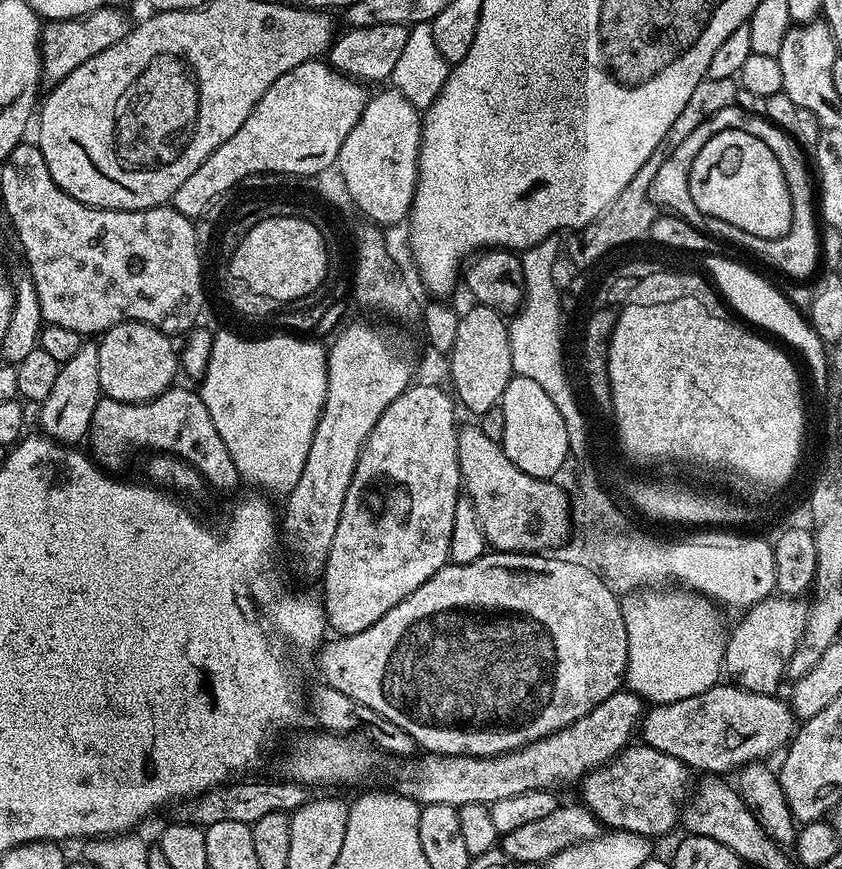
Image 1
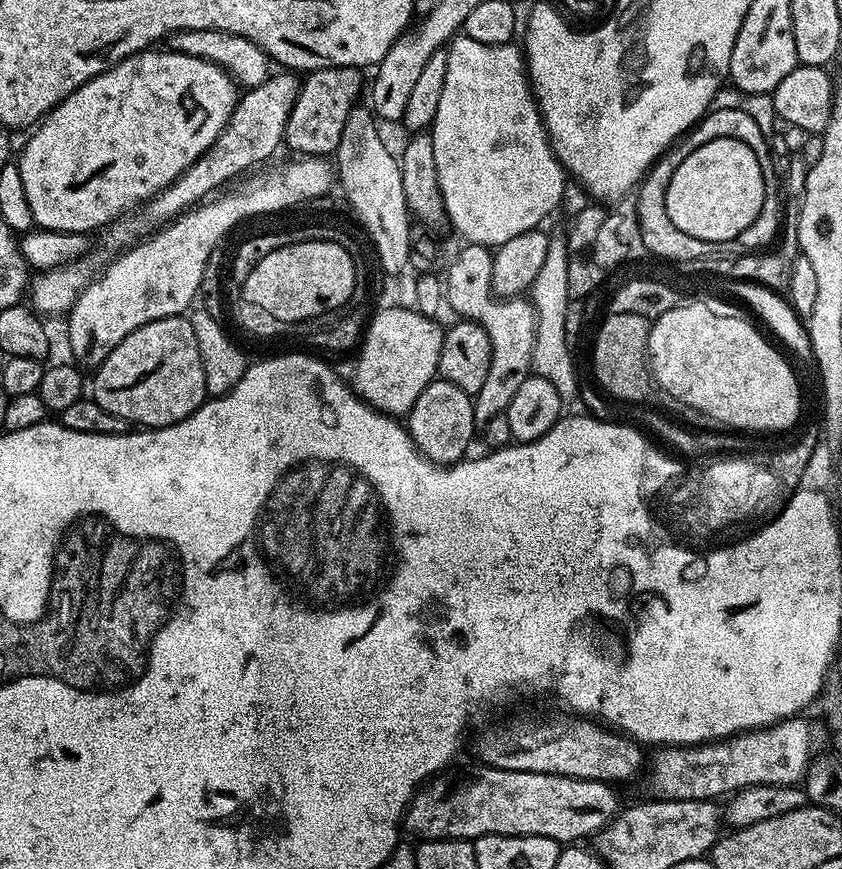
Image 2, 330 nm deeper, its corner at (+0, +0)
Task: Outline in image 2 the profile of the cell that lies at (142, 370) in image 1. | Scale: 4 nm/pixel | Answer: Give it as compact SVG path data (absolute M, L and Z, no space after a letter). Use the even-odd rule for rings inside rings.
M181 314L162 318L134 330L95 369L96 377L90 380L90 396L102 406L102 410L110 410L110 414L118 414L118 418L127 420L129 425L143 426L145 429L165 428L171 424L182 422L194 410L204 405L208 396L206 374L202 370L202 358L198 350L198 338L194 338L194 326L187 315Z

